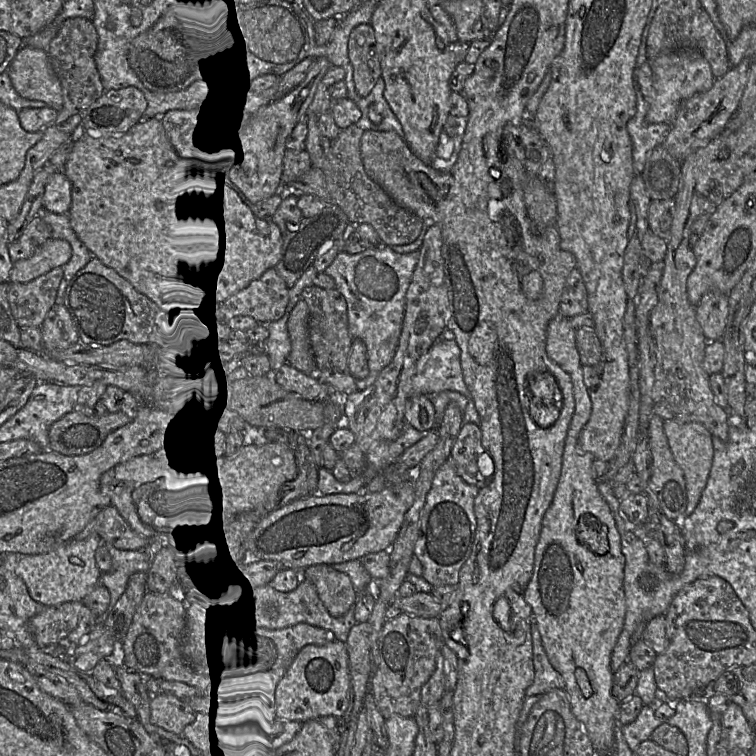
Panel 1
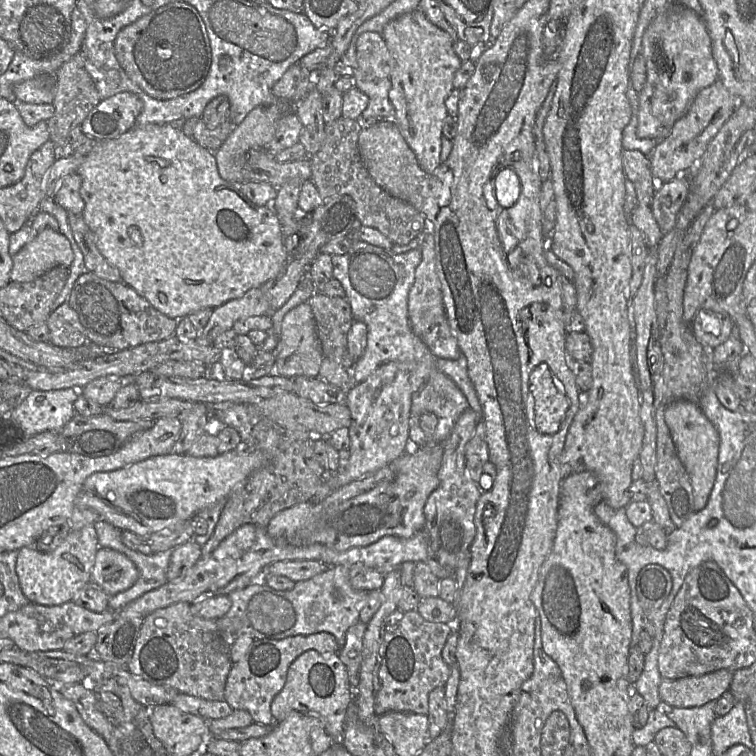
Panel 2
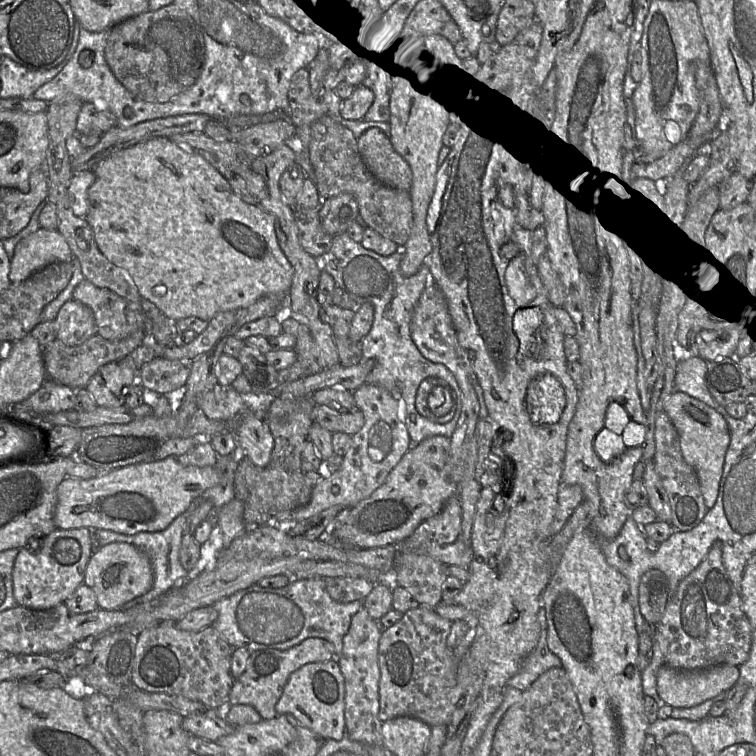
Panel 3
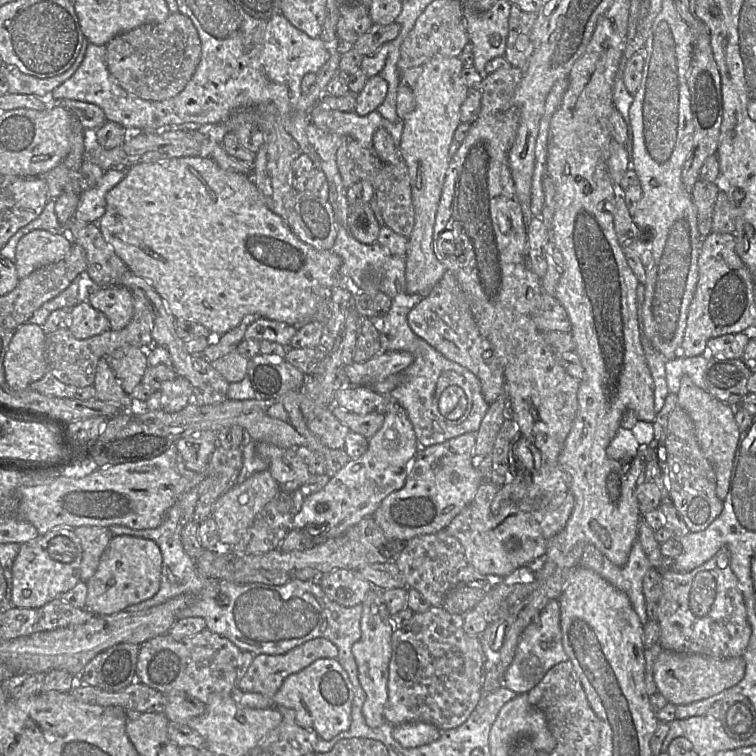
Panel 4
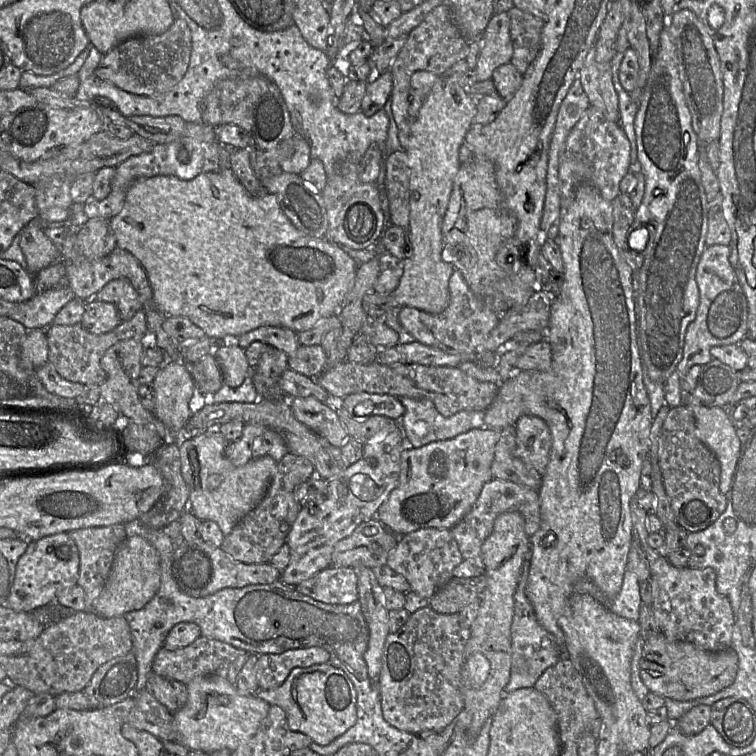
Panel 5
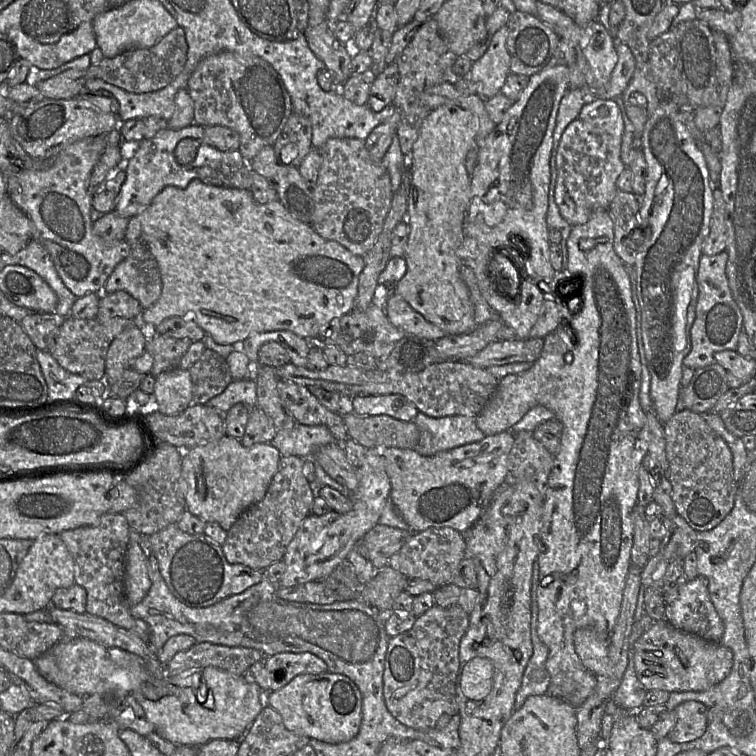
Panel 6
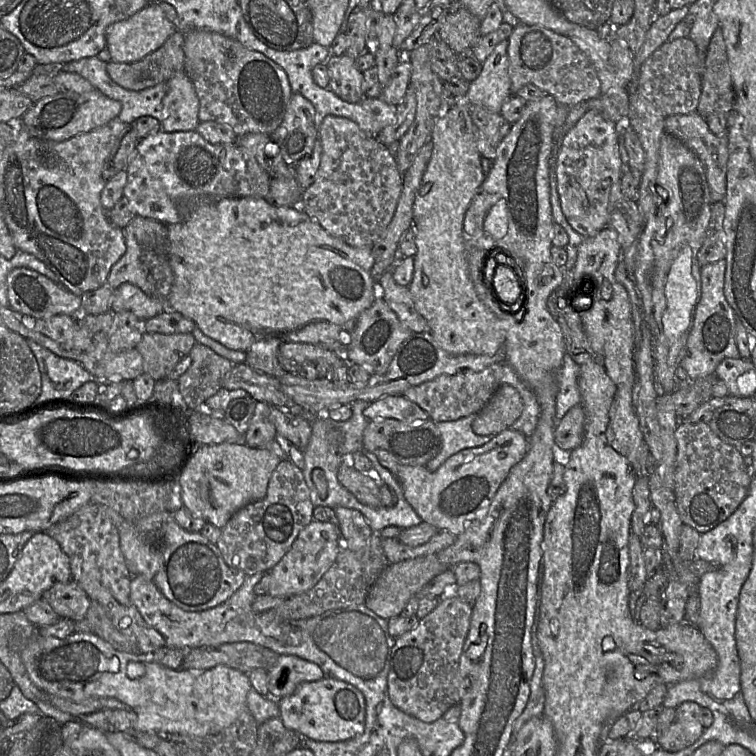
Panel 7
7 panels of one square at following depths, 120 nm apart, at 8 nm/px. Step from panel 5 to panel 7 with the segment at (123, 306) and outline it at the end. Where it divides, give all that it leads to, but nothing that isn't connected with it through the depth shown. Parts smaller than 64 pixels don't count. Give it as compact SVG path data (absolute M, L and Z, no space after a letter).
M136 215L123 232L126 252L112 266L106 284L112 289L117 289L124 283L130 283L140 288L146 295L166 301L173 284L167 225Z

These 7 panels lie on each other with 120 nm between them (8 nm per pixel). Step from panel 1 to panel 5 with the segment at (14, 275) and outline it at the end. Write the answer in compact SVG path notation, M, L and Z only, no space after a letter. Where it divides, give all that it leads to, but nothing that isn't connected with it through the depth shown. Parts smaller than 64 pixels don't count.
M46 224L26 225L21 230L20 246L27 262L27 271L32 275L61 261L58 248L44 233L45 227Z

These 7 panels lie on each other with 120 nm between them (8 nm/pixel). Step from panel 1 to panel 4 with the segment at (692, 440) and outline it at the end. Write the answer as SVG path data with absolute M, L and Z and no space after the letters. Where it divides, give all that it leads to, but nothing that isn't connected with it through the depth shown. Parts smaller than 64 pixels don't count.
M686 375L680 380L680 389L676 396L678 407L684 410L693 421L699 447L716 475L716 494L724 501L728 493L734 455L740 436L734 419L734 407L721 403L705 390L698 388Z

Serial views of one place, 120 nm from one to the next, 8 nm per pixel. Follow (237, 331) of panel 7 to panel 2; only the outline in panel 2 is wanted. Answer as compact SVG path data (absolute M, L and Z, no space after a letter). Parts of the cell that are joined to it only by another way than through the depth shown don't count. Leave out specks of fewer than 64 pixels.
M178 124L134 126L116 138L97 141L84 156L76 173L82 179L79 192L85 203L81 215L94 235L97 249L119 271L122 282L170 319L180 320L197 311L215 309L228 301L241 298L248 290L259 288L275 278L285 265L288 253L283 246L281 227L273 208L254 204L238 187L224 180L218 173L213 153L186 136Z

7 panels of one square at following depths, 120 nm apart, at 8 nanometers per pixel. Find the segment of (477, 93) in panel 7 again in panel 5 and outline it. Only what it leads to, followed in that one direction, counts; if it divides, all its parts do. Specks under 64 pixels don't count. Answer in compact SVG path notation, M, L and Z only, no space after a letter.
M508 12L493 14L483 34L479 38L480 53L476 64L478 81L492 79L493 72L499 66L509 63L513 55L513 46L510 39L510 17Z

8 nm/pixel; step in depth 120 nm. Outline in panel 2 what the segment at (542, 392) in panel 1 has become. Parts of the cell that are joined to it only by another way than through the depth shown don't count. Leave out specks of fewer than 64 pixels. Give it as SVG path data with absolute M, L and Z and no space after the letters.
M540 363L530 373L529 391L534 400L536 428L548 434L557 432L569 407L569 400L560 380L546 363Z

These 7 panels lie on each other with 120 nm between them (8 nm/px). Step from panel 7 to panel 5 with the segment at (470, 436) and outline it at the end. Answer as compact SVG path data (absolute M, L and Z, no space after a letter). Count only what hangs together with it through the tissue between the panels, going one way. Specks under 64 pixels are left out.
M397 398L405 407L405 412L398 422L403 430L406 445L414 448L485 427L484 411L463 410L444 417L428 399Z

